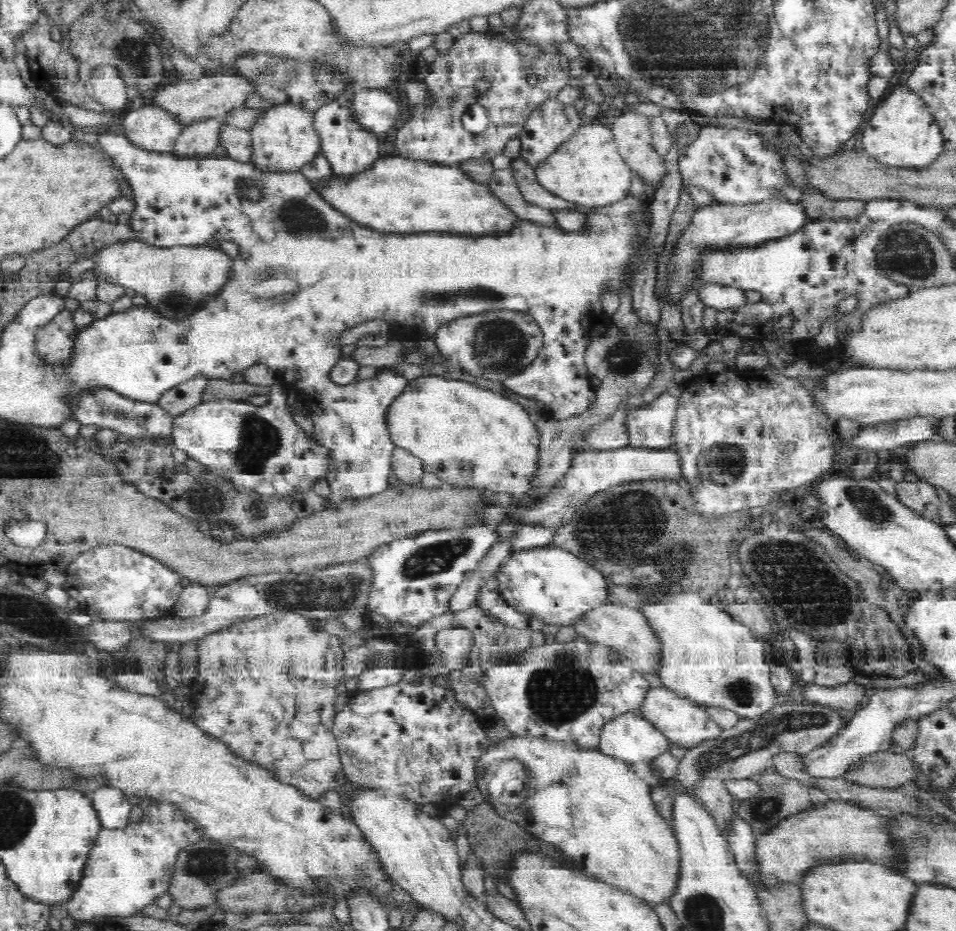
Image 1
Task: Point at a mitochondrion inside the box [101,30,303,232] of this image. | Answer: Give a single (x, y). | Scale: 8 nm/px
(133, 53)

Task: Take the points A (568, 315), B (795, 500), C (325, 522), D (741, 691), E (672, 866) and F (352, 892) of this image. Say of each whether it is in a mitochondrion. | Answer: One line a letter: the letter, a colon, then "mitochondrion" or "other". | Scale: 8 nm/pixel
A: other
B: other
C: other
D: mitochondrion
E: other
F: other

